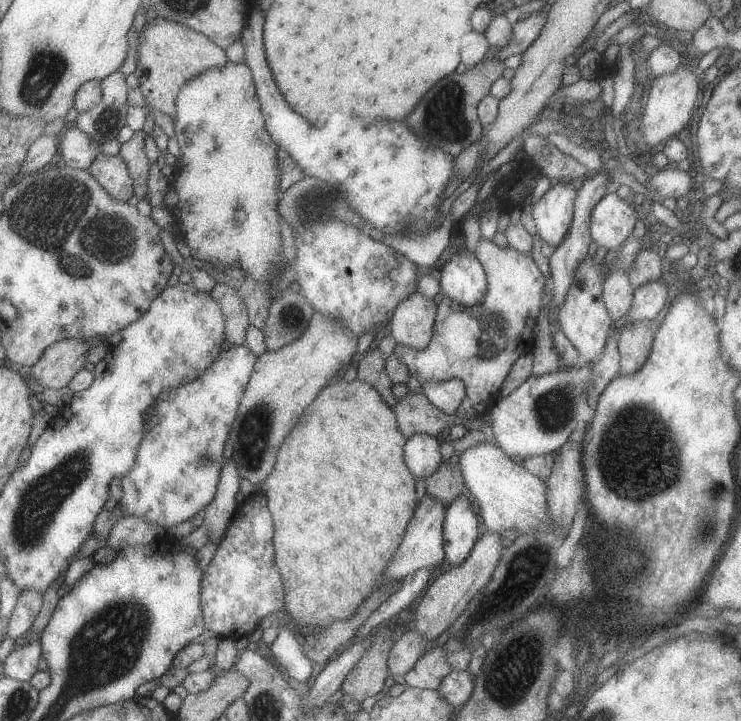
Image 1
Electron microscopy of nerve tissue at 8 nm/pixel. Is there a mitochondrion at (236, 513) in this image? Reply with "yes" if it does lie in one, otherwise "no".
no

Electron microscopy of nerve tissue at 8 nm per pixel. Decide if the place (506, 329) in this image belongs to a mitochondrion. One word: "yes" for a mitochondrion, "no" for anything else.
yes

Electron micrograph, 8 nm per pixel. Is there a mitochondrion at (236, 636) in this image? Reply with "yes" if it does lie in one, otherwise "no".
no

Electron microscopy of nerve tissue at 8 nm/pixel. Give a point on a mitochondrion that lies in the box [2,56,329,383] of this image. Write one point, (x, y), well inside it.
(56, 217)

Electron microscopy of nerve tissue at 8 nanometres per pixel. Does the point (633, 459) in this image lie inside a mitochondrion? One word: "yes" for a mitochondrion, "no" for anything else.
yes

